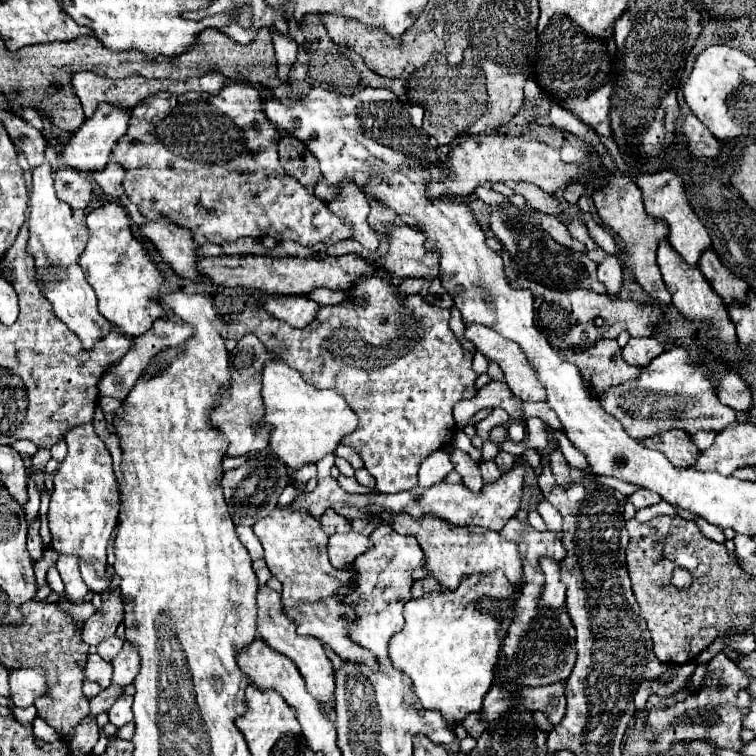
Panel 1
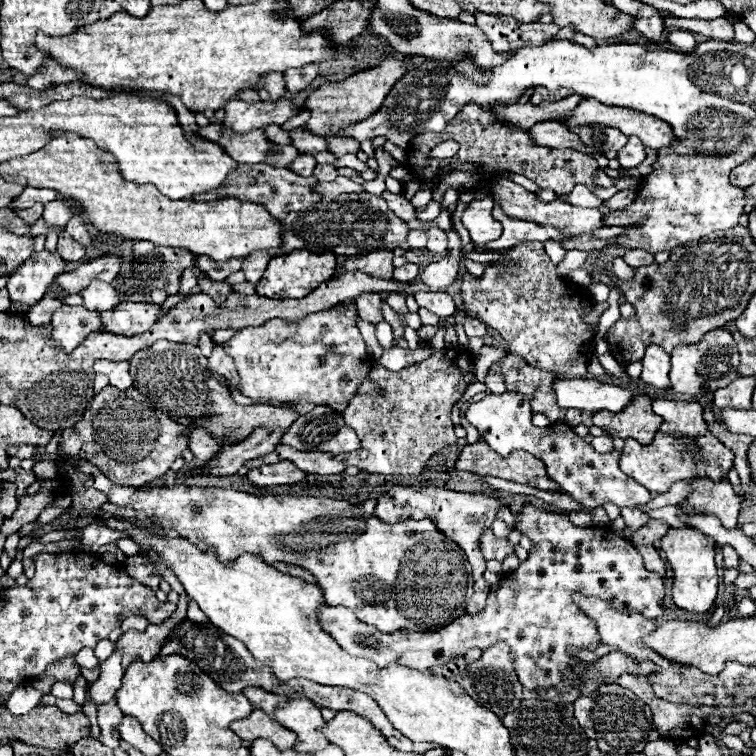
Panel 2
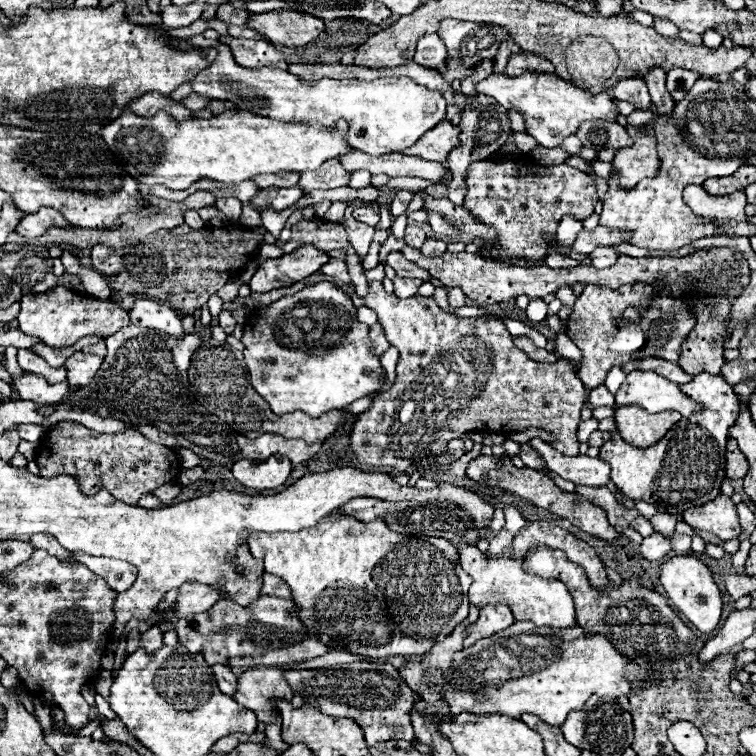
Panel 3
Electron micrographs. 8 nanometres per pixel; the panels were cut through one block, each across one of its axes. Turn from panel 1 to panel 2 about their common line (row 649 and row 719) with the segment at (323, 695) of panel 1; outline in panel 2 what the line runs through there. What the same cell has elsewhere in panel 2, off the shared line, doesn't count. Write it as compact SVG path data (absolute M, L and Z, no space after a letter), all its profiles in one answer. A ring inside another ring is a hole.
M298 698L298 700L286 702L284 706L278 706L274 710L272 718L280 726L296 734L296 744L294 744L296 752L312 754L314 750L320 750L328 744L328 740L320 732L320 726L324 726L326 722L320 716L320 708L312 700Z

